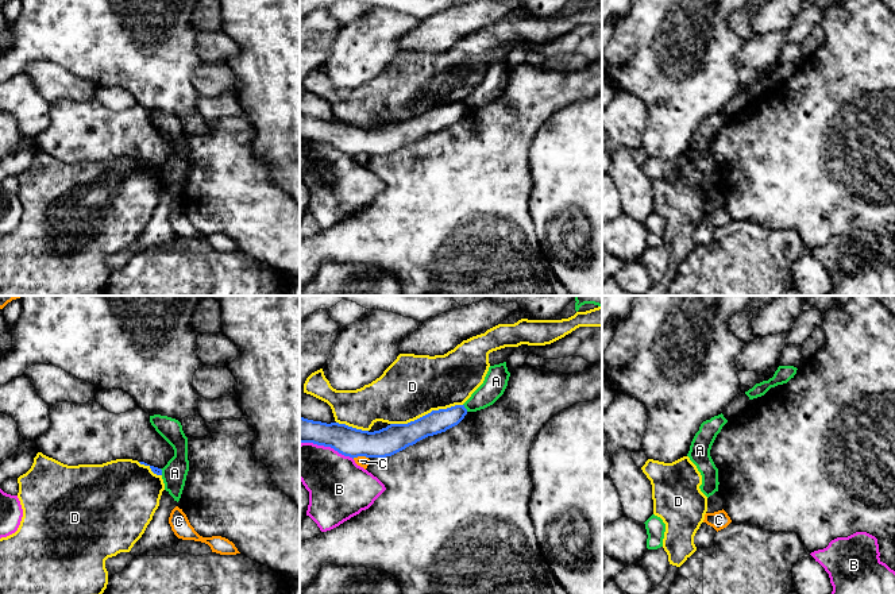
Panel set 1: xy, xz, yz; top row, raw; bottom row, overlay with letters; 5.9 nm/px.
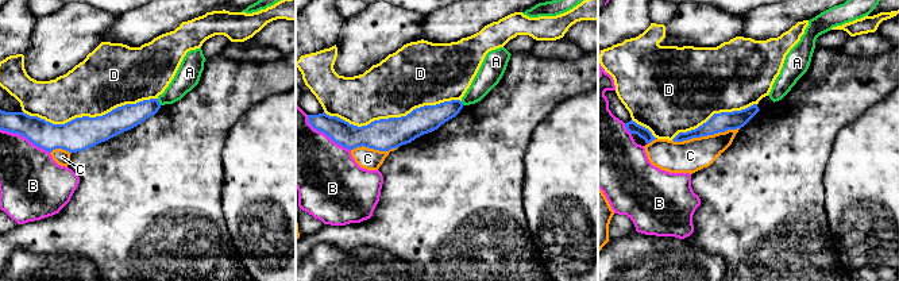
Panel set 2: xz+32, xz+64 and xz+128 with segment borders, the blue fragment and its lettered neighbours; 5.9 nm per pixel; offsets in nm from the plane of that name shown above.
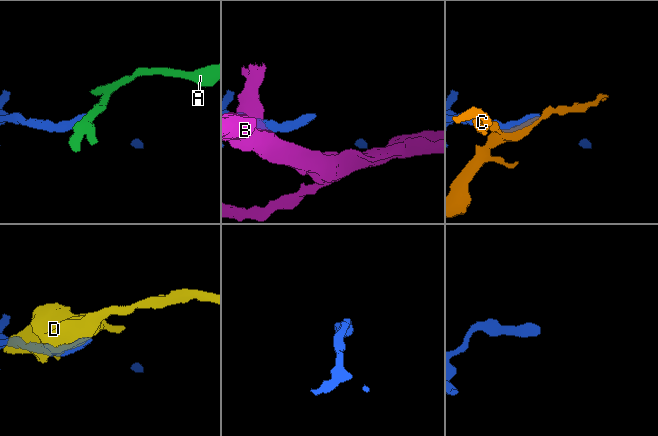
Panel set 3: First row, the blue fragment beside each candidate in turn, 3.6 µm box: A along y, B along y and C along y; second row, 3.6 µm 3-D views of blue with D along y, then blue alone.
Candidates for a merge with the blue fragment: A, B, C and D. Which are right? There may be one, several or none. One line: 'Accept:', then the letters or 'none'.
Accept: none

